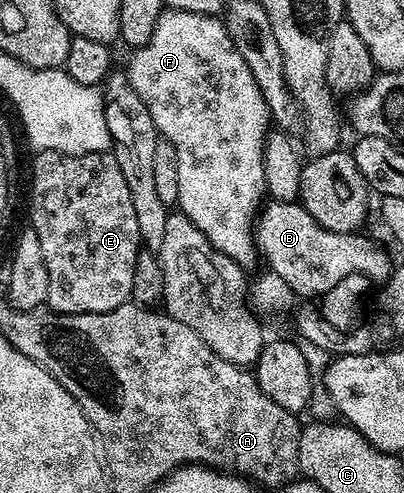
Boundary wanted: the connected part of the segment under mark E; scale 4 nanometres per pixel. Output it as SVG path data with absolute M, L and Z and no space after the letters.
M42 149L33 161L33 194L29 197L29 217L35 235L39 235L39 247L43 247L43 263L47 263L47 305L54 313L110 313L126 304L133 296L133 280L135 279L135 259L142 252L139 223L135 219L135 207L131 204L131 191L127 191L127 179L123 179L123 171L119 171L119 163L112 152L88 153L87 155L67 155L56 153L50 149Z

